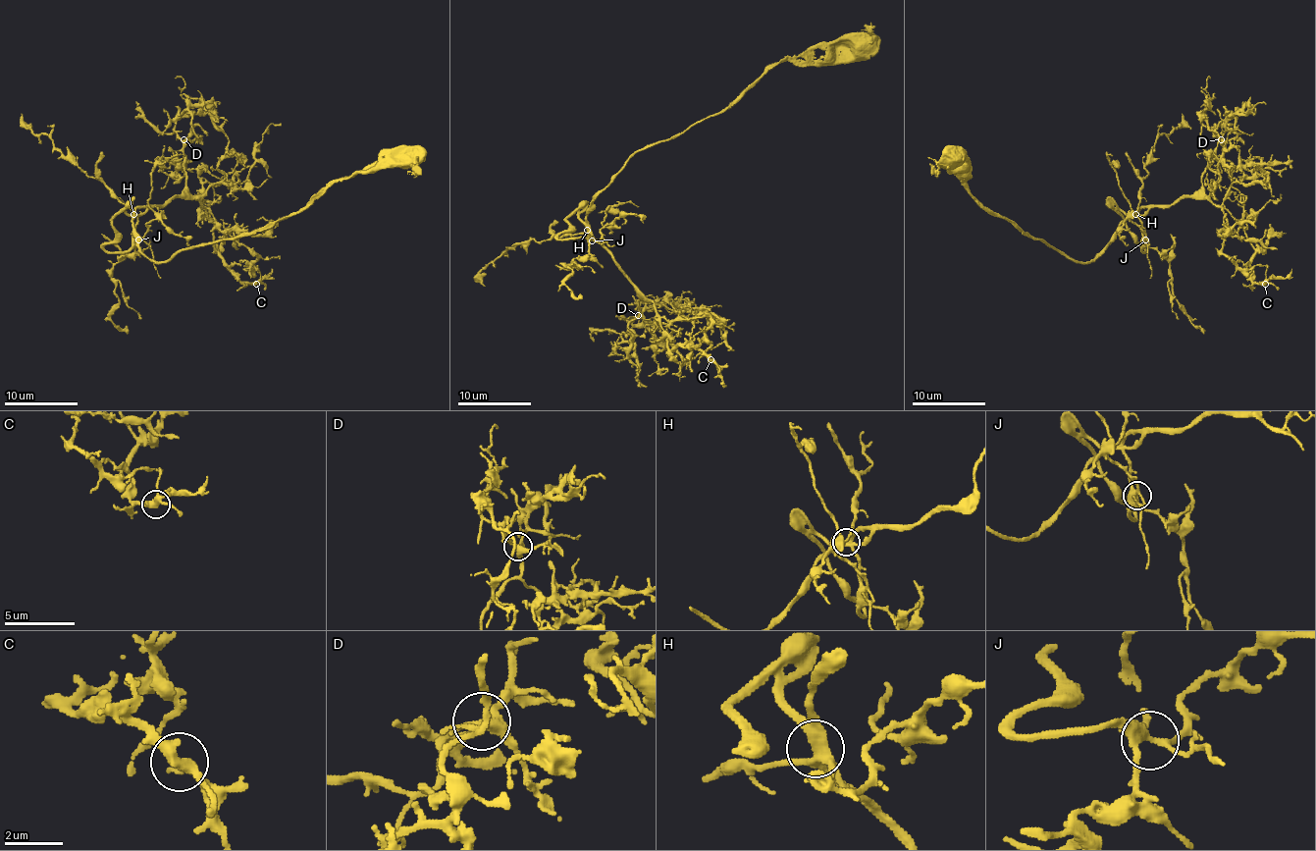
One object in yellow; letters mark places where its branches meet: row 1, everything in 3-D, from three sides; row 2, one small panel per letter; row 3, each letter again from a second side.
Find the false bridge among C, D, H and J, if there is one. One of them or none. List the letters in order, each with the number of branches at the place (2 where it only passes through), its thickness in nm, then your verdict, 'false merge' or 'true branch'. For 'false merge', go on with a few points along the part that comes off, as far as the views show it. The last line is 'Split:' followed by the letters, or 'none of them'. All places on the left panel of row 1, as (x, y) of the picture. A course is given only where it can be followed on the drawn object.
C: 4 branches meet; 340 nm thick; true branch
D: 4 branches meet; 360 nm thick; true branch
H: 6 branches meet; 340 nm thick; true branch
J: 5 branches meet; 380 nm thick; true branch
Split: none of them

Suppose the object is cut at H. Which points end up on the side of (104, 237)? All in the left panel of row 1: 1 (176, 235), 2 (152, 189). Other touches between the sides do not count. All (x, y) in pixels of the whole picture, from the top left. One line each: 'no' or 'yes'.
1: yes
2: yes

